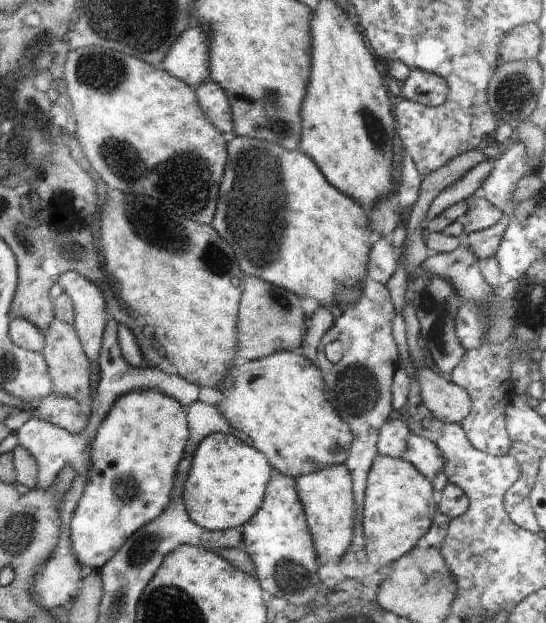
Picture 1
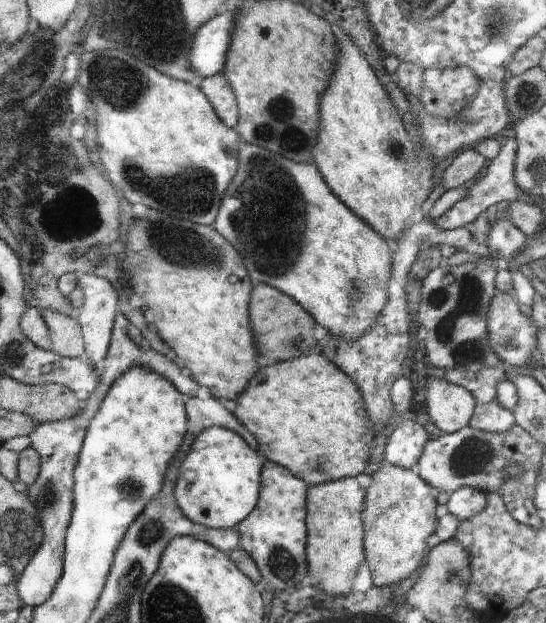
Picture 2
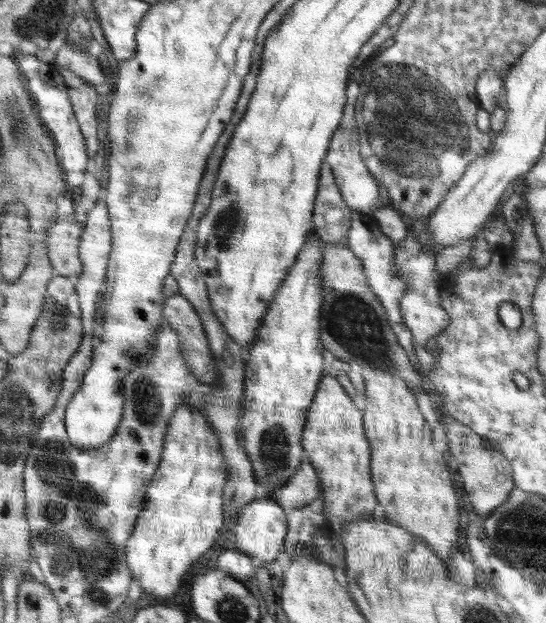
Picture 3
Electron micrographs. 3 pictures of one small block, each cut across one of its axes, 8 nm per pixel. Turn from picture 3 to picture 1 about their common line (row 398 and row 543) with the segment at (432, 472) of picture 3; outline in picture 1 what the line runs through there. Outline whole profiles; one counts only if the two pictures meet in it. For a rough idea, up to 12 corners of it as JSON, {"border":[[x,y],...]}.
{"border":[[378,454],[362,544],[377,568],[419,544],[439,513],[431,481]]}

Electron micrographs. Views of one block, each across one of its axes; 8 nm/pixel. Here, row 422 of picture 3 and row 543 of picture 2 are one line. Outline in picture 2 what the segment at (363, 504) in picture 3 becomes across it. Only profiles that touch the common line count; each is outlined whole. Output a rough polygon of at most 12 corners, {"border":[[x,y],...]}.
{"border":[[356,477],[308,486],[313,584],[351,592],[365,559]]}

